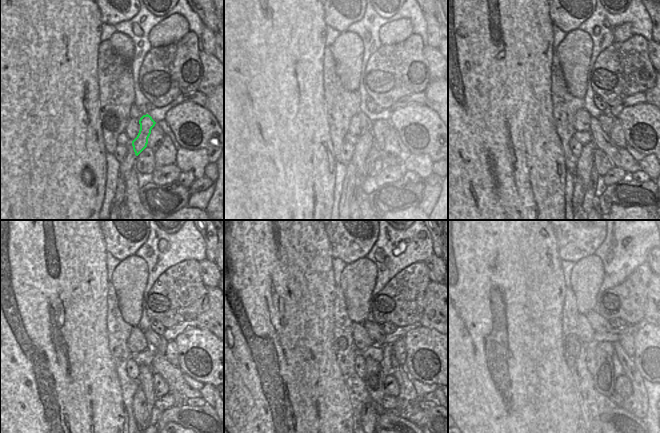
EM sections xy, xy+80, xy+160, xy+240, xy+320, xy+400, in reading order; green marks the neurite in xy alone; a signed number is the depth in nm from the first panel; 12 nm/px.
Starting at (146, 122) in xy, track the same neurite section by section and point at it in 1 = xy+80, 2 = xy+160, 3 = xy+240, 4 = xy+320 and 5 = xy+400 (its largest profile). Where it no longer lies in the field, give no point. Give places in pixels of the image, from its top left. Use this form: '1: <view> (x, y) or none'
1: xy+80 (364, 144)
2: xy+160 (584, 166)
3: xy+240 (139, 405)
4: xy+320 (368, 416)
5: xy+400 (595, 423)

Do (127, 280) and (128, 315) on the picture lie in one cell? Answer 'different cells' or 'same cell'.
same cell

